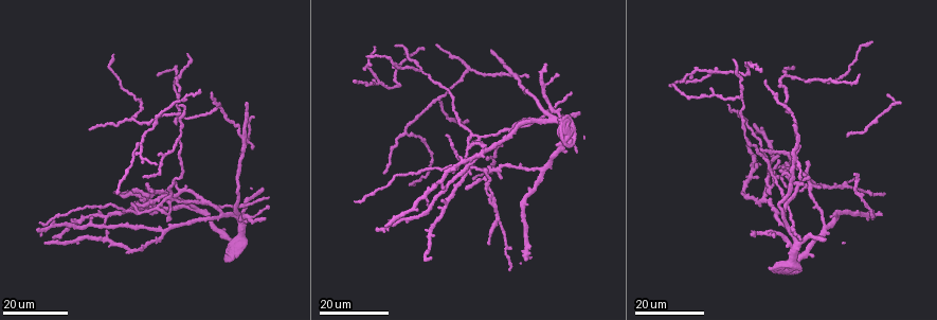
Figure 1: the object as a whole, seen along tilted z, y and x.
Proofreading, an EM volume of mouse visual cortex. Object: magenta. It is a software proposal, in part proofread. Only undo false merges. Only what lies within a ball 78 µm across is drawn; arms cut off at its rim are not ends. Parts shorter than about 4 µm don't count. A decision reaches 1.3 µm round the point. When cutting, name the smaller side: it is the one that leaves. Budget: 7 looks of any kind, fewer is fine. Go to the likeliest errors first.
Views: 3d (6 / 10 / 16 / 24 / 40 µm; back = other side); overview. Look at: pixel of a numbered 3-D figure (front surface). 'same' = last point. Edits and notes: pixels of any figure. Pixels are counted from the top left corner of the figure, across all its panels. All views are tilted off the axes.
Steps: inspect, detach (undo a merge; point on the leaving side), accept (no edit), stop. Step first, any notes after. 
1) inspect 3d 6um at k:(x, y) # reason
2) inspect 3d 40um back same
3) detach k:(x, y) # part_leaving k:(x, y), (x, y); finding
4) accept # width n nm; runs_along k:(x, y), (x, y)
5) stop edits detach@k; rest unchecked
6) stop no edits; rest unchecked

inspect 3d 24um at 1:(377, 81) # side arm on a straight run

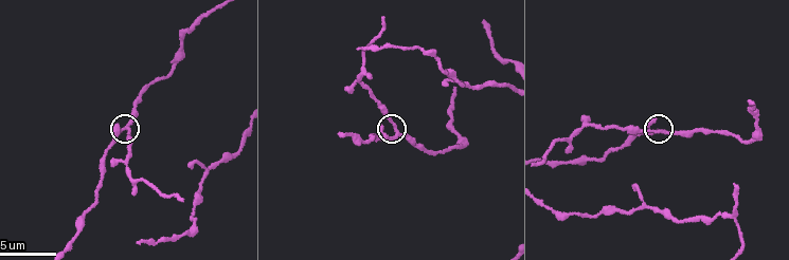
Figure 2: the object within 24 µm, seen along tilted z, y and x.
inspect 3d 10um at 2:(394, 135) # closer look

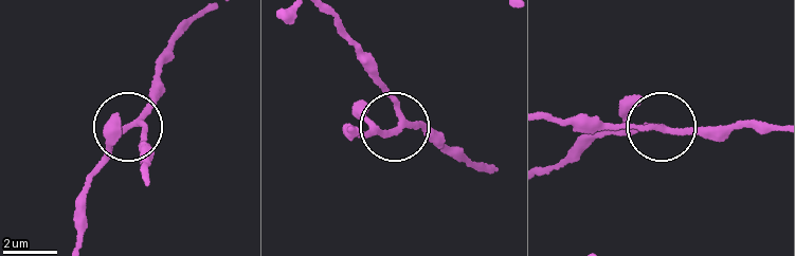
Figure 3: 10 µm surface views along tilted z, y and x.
inspect 3d 10um back at 3:(661, 128) # from behind

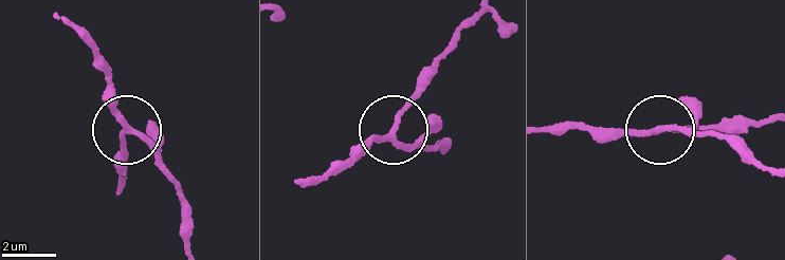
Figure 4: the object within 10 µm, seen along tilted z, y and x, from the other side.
accept # width 180 nm; continuous, no second neuron

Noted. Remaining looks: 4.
inspect 3d 24um at 1:(546, 86) # thin arm on a thick one

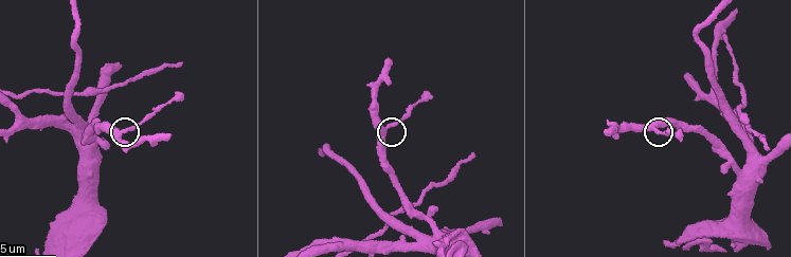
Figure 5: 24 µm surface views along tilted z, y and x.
inspect 3d 6um at 5:(121, 135)

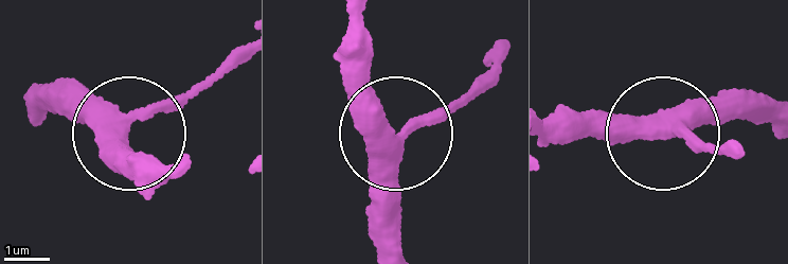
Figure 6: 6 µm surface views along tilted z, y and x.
accept # side_arm 7 um; runs_along 6:(403, 245), (398, 143), (497, 83); continuous, no second neuron

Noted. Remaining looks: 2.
inspect 3d 16um at 2:(731, 216) # arms part here

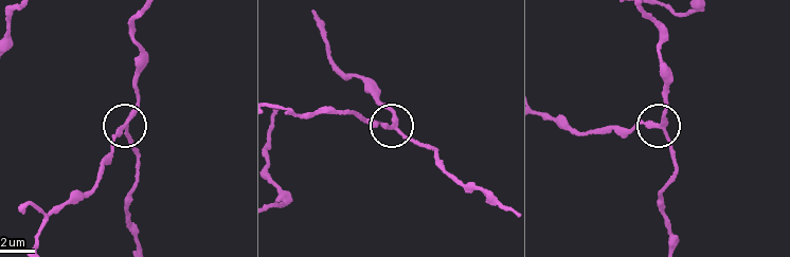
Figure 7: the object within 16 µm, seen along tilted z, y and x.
accept # width 240 nm; runs_along 7:(669, 237), (667, 134), (649, 122), (610, 130); one neuron here

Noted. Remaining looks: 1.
stop no edits; rest unchecked

